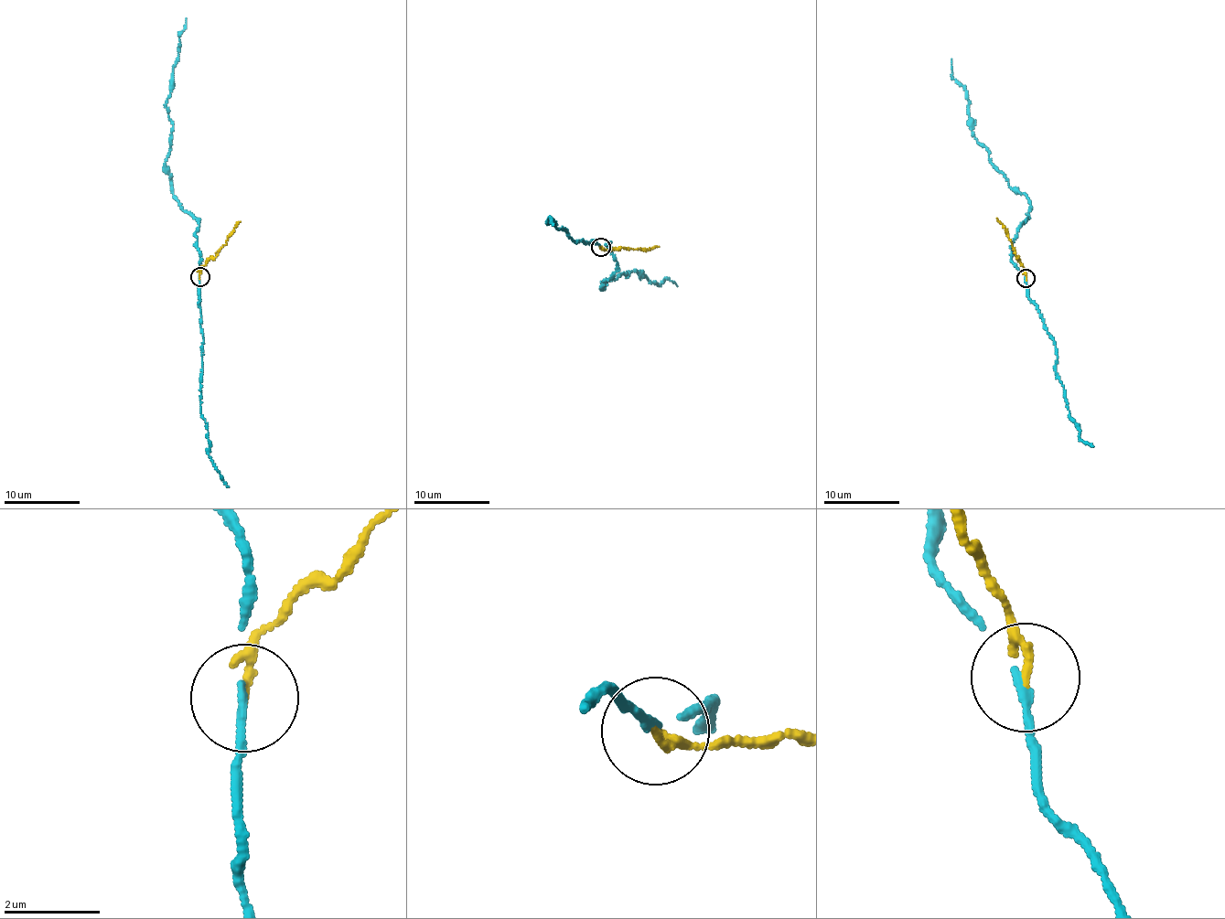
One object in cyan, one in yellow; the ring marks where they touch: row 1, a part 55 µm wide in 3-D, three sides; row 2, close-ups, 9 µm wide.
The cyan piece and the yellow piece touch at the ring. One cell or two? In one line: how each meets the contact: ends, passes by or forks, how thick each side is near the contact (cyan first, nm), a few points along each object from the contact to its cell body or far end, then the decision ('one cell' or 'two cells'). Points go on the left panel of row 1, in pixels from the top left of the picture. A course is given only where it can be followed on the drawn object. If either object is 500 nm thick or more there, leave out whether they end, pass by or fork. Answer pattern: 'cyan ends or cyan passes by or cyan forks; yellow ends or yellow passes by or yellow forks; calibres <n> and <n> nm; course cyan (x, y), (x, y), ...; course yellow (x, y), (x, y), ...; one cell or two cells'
cyan passes by; yellow ends; calibres 120 and 160 nm; course cyan (198, 276), (195, 231), (198, 222), (182, 208), (166, 163), (173, 126), (167, 102), (170, 80), (186, 18); course yellow (199, 277), (201, 270), (241, 221); two cells

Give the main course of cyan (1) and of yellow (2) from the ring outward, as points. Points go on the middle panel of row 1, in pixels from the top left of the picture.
1: (600, 246), (609, 242), (617, 262), (602, 290), (606, 280), (637, 271), (658, 285), (667, 279), (677, 286)
2: (600, 247), (604, 251), (621, 247), (645, 251), (659, 246)

